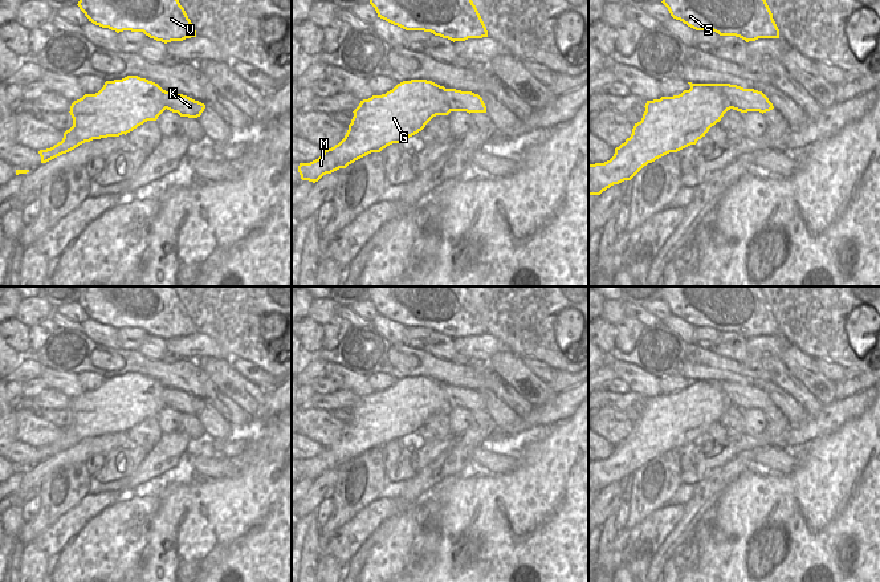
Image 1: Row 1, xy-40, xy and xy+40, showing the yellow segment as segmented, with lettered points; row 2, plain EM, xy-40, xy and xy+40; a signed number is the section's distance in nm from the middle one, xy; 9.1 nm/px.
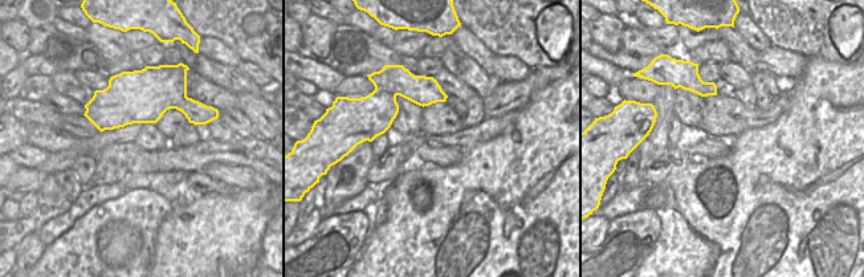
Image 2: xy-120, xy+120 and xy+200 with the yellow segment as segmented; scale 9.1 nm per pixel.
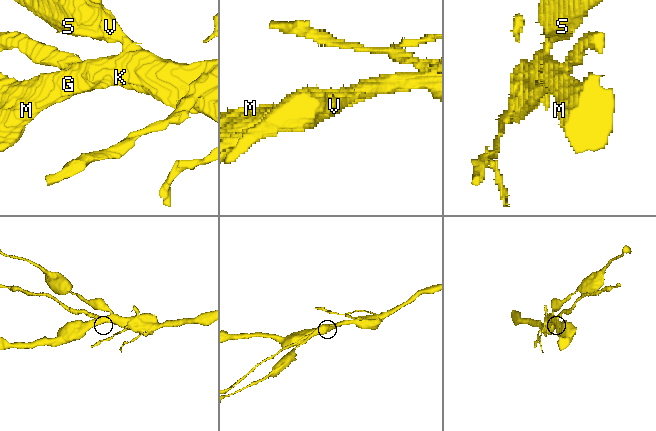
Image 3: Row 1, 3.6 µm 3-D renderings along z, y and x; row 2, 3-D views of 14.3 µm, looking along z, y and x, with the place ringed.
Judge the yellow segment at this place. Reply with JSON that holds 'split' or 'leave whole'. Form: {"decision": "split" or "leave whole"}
{"decision": "split"}

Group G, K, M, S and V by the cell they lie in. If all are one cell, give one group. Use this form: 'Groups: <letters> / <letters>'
Groups: G M S V / K.

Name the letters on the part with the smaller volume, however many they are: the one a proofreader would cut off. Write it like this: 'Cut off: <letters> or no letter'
Cut off: K

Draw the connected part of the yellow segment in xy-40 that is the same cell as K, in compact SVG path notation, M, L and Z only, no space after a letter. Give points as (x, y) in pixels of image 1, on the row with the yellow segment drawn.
M175 91L164 93L164 106L172 113L178 113L180 117L197 118L205 109L205 105L195 101L187 95L178 94Z

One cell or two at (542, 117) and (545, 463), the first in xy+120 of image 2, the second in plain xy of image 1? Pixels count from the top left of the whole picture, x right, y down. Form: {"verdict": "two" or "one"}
{"verdict": "one"}

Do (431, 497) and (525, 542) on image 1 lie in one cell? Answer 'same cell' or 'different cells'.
same cell

